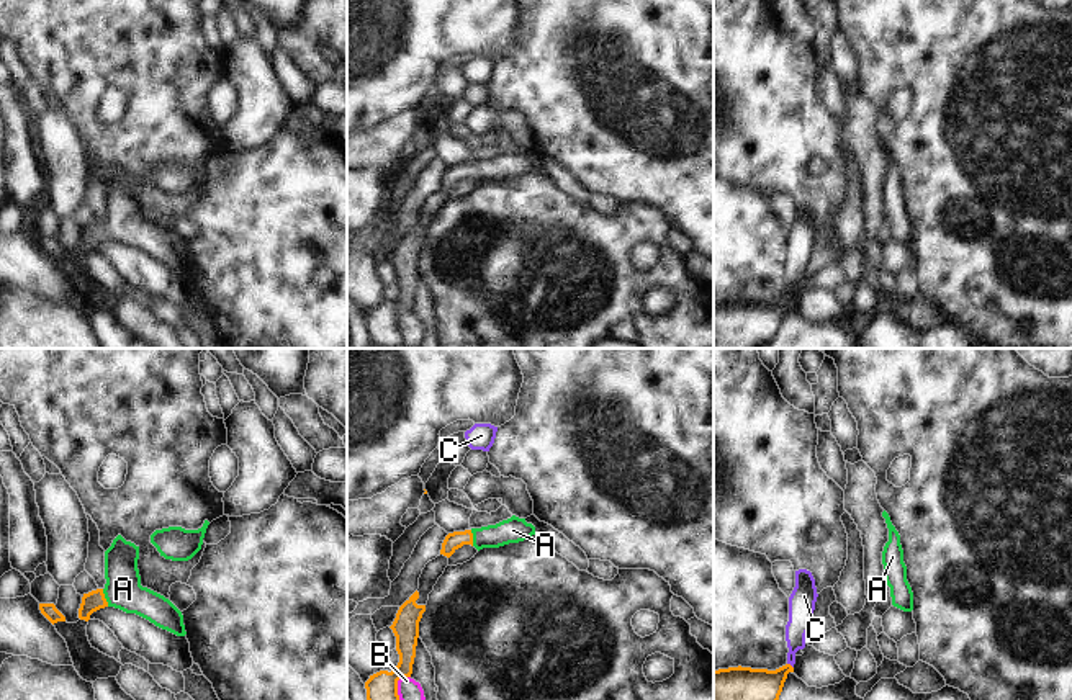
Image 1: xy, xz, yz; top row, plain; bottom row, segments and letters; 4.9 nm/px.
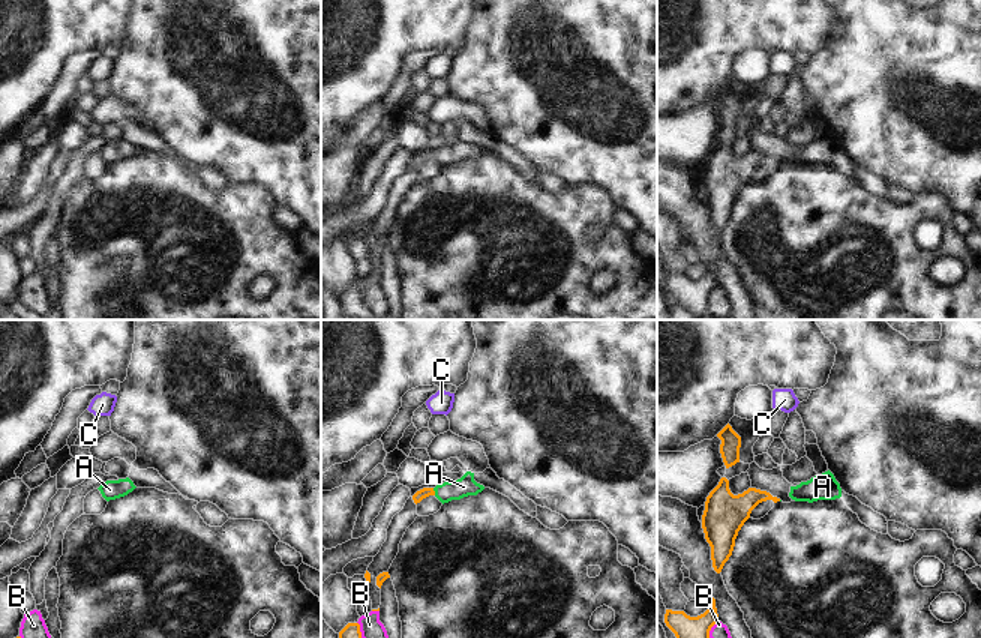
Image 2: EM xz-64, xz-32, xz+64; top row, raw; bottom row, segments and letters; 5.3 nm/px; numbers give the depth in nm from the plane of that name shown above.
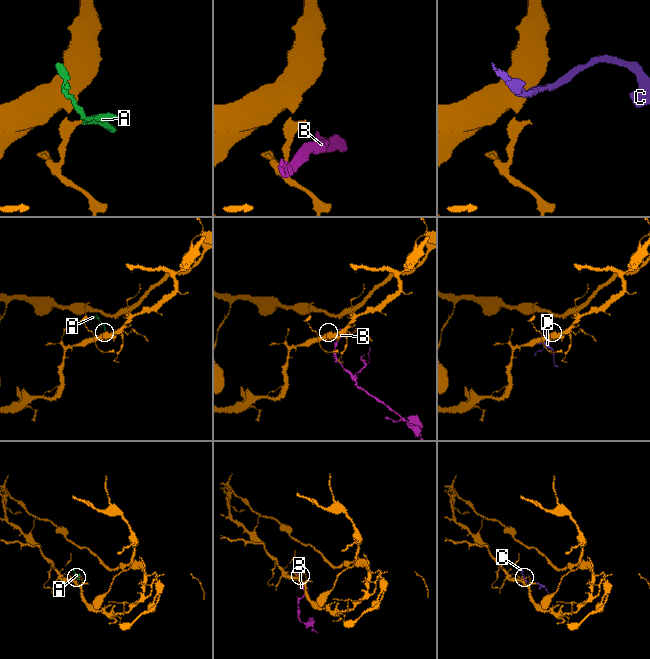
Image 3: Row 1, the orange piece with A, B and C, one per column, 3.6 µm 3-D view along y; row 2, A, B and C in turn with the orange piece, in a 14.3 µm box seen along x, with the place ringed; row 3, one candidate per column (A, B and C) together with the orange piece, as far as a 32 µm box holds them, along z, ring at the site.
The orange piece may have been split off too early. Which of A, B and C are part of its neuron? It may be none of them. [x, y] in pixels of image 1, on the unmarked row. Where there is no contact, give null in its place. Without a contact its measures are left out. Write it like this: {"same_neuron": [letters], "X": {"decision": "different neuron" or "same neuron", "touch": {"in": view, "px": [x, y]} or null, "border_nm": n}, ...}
{"same_neuron": ["A"], "A": {"decision": "same neuron", "touch": {"in": "xy", "px": [103, 231]}, "border_nm": 90}, "B": {"decision": "different neuron", "touch": {"in": "xz", "px": [398, 329]}, "border_nm": 190}, "C": {"decision": "different neuron", "touch": {"in": "yz", "px": [791, 300]}, "border_nm": 40}}

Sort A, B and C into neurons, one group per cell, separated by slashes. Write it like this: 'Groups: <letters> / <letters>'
Groups: A / B / C.

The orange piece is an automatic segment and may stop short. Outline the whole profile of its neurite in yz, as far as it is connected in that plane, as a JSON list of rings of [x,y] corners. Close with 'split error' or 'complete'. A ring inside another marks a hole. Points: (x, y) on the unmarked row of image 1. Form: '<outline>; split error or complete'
[[[790,298],[776,304],[728,301],[714,304],[714,348],[766,348],[776,340]]]; complete

